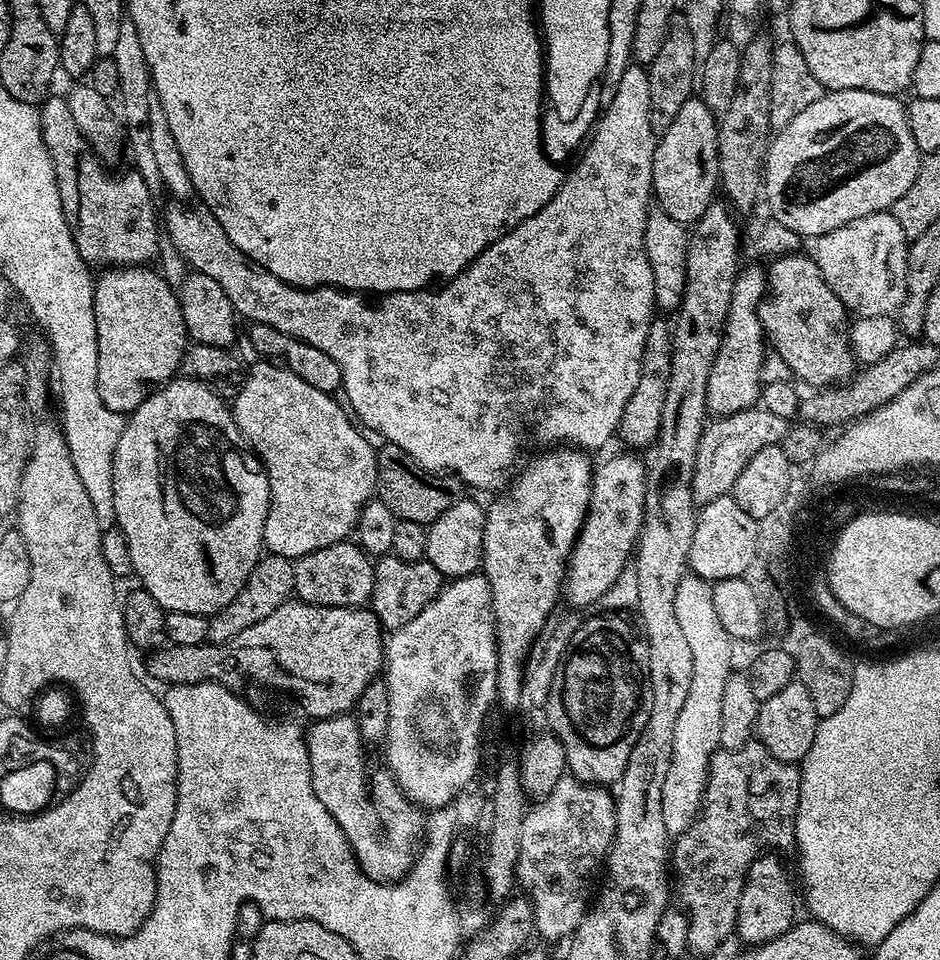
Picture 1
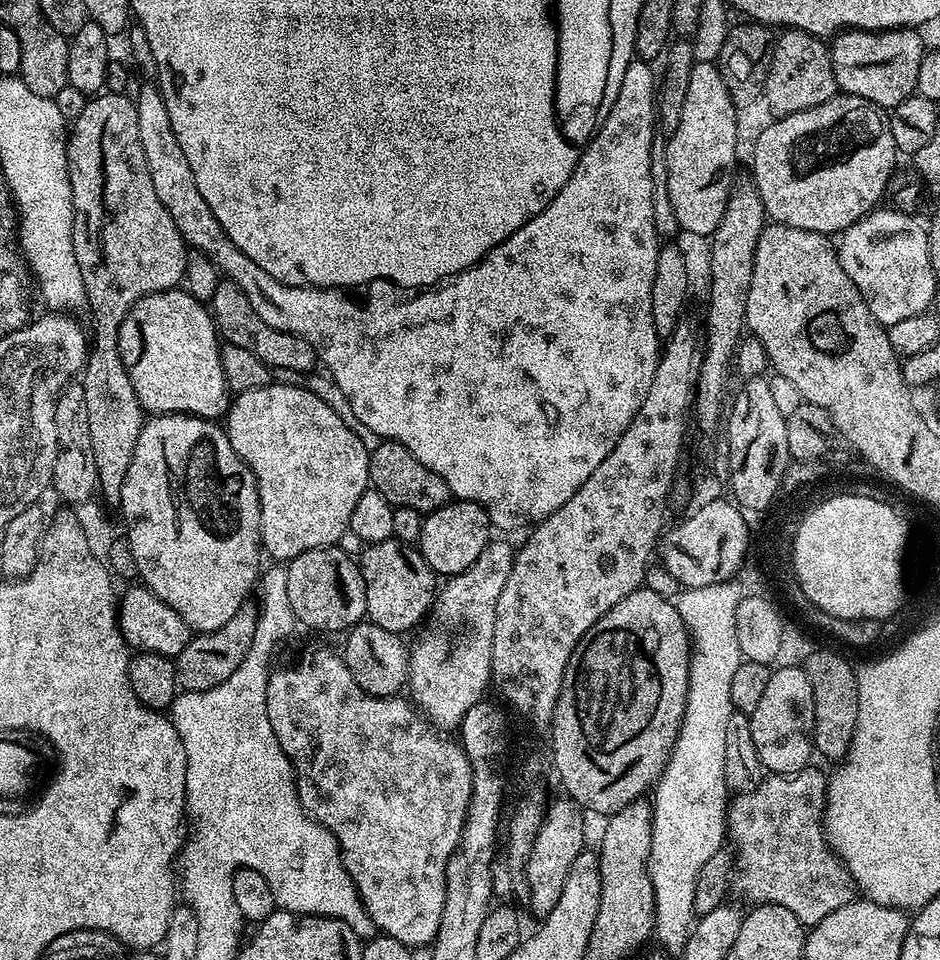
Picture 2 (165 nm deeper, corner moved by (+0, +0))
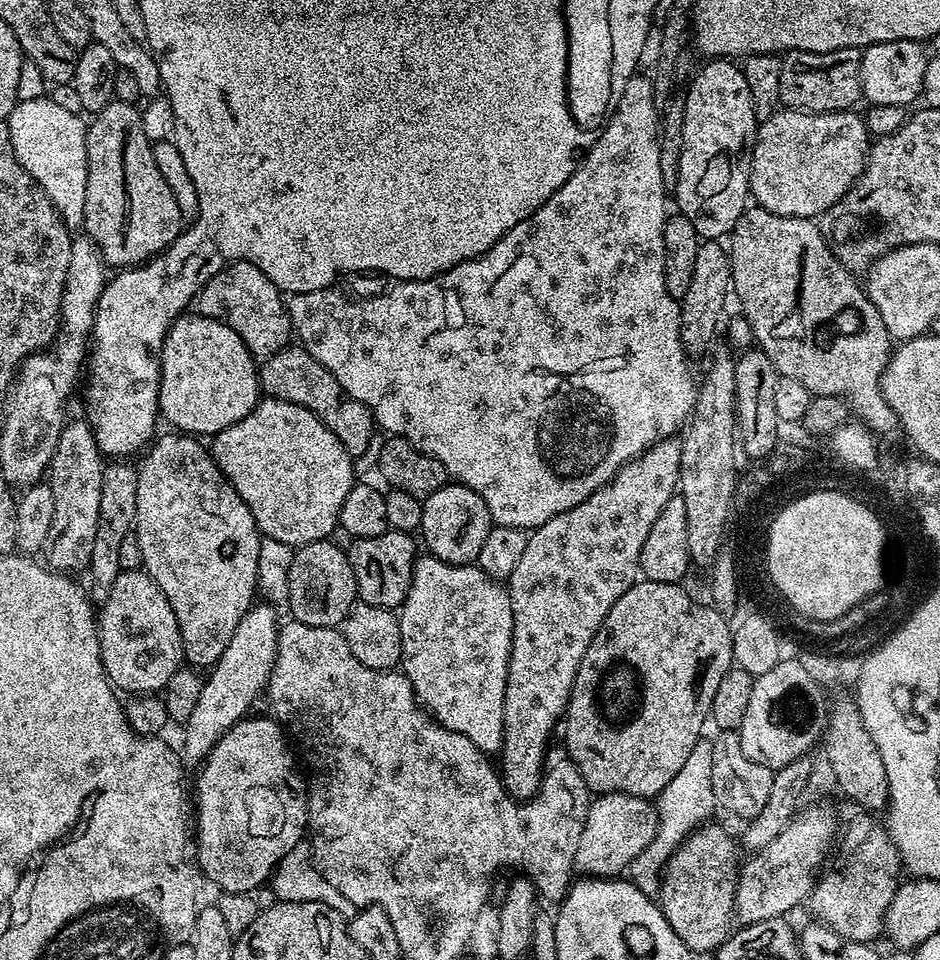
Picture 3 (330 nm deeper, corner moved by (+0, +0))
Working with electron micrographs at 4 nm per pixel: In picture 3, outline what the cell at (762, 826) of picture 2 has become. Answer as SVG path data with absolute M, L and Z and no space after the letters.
M844 802L844 805L842 805L840 808L840 812L838 808L838 816L839 819L843 821L842 835L839 837L838 840L838 848L840 844L840 872L825 871L823 875L821 875L819 879L817 879L816 885L812 888L812 892L808 895L806 904L807 907L812 907L812 912L814 915L816 915L813 917L815 917L815 919L819 921L819 923L826 925L826 927L828 927L830 930L834 930L842 938L846 938L847 940L853 940L854 942L858 942L859 944L872 944L873 942L876 942L876 939L878 939L879 936L882 936L882 933L884 932L884 916L888 913L888 907L890 906L890 902L894 898L894 894L896 893L896 891L898 890L898 886L902 882L902 875L900 876L900 872L902 873L902 861L900 859L900 852L894 846L894 842L889 838L887 827L880 826L880 828L876 828L872 832L873 813L869 811L869 809L862 807L861 804Z

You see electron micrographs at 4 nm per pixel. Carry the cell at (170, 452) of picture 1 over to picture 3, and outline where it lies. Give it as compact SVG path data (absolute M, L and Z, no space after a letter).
M191 434L161 435L143 453L138 464L138 510L134 534L142 546L142 568L166 594L184 643L184 659L189 665L204 670L222 658L238 622L248 613L258 596L258 550L262 539L254 514L242 502L238 490L222 474L199 439Z

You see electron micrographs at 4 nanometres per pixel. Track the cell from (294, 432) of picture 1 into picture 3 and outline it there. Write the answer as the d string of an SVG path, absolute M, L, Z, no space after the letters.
M261 399L260 403L254 406L254 410L250 410L250 414L246 414L246 418L242 418L242 422L234 422L234 426L226 426L226 430L217 432L215 436L211 437L210 451L224 477L232 483L234 490L238 490L238 494L242 498L242 502L246 502L250 514L254 514L254 522L260 530L261 537L286 542L293 546L327 540L331 537L332 532L340 523L342 502L346 502L346 494L350 494L353 484L358 480L355 470L352 469L354 458L344 449L342 442L338 442L338 438L314 413L289 400Z

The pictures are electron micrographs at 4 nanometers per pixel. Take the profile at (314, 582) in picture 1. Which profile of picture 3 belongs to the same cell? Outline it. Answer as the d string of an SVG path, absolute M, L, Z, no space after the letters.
M329 538L299 545L293 551L286 605L287 611L292 611L291 619L306 626L339 629L357 600L354 570L350 566L345 549L339 548Z

